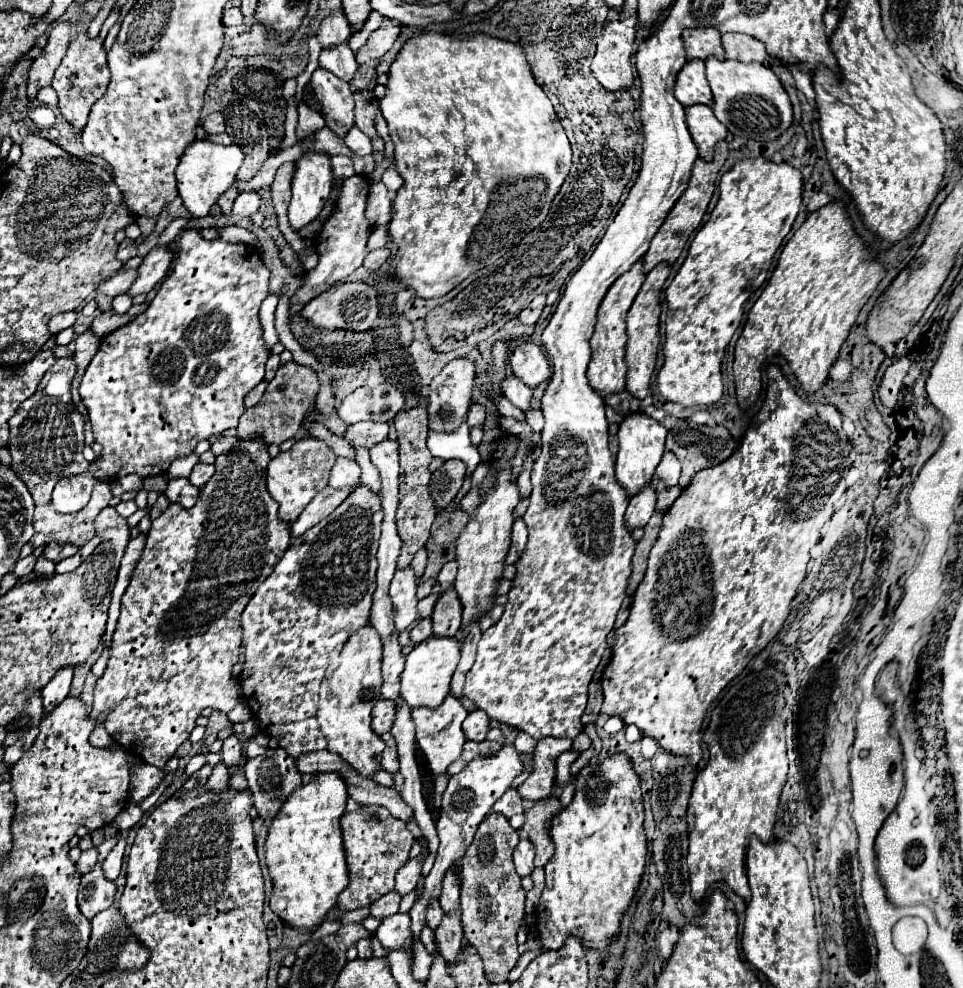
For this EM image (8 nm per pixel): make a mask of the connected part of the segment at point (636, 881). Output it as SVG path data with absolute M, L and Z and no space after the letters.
M618 753L618 755L612 755L608 757L606 761L600 761L598 765L588 765L580 771L580 775L574 779L576 783L576 793L574 793L574 799L572 803L552 819L550 823L550 837L556 845L556 851L552 855L552 859L546 863L544 871L546 871L546 889L542 891L542 897L540 897L540 903L538 903L538 909L536 909L536 931L538 931L538 937L542 941L542 947L544 949L560 949L566 939L572 935L572 937L578 937L584 945L584 949L594 949L600 953L600 959L606 957L606 949L608 945L620 935L620 919L622 915L626 913L628 905L632 903L632 897L642 881L642 875L644 875L644 865L646 865L646 853L648 853L648 845L646 845L646 835L644 835L644 807L642 807L642 793L640 793L640 779L638 775L634 773L632 769L632 763L628 761L628 757L624 753Z

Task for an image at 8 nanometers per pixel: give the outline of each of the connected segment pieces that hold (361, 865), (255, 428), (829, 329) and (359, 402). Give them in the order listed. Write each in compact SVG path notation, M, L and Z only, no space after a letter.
M378 805L346 811L340 823L342 823L346 861L350 871L350 885L340 893L338 909L350 911L350 909L368 907L370 903L378 901L382 895L394 889L394 875L408 861L414 837L404 821L394 819L388 809Z
M298 363L282 365L278 369L276 377L268 383L266 393L262 395L258 405L254 405L252 409L246 409L246 413L240 417L238 439L248 439L250 435L258 435L258 437L262 437L262 441L266 445L270 445L270 443L280 445L280 443L292 439L296 435L296 431L300 429L302 419L304 419L308 407L312 405L312 399L316 397L318 389L320 389L318 375L310 367L304 367Z
M828 203L826 207L818 209L816 213L810 213L808 219L802 223L802 227L790 237L790 241L784 245L778 265L764 287L762 295L754 303L754 307L748 313L746 325L742 329L742 335L736 343L734 351L734 379L736 379L736 395L738 405L746 411L750 405L756 403L760 389L762 389L762 365L768 357L780 355L788 361L792 373L800 381L800 387L804 393L816 393L828 379L828 371L838 359L838 351L842 343L846 341L852 325L856 323L856 317L860 309L866 305L870 295L876 291L878 283L886 275L884 265L880 261L866 261L870 249L866 243L854 233L852 221L844 209L842 203Z
M390 383L378 387L360 387L348 395L340 407L338 415L346 423L358 421L390 421L404 405L404 395Z

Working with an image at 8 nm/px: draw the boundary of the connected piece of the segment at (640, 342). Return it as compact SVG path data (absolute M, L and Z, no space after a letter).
M660 263L654 267L648 275L646 281L636 295L630 311L628 311L628 347L626 347L626 365L628 365L628 375L626 375L626 391L636 397L636 399L646 399L650 395L650 381L652 373L656 367L658 359L658 349L660 349L660 291L664 281L670 275L670 267L666 263Z

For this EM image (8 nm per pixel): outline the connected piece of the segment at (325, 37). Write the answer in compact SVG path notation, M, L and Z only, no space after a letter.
M332 11L332 15L326 15L318 29L318 39L322 41L322 47L332 47L334 43L340 45L342 41L348 41L352 29L346 21L342 11Z

